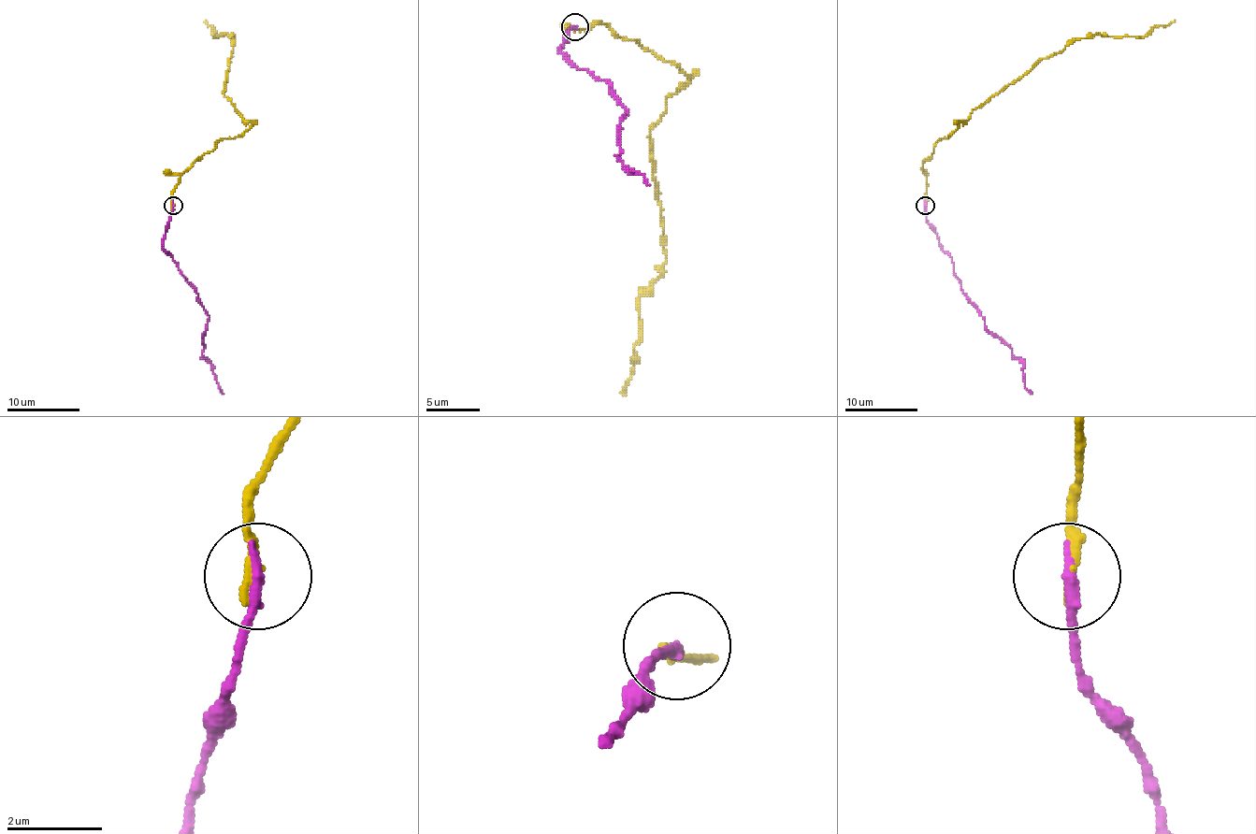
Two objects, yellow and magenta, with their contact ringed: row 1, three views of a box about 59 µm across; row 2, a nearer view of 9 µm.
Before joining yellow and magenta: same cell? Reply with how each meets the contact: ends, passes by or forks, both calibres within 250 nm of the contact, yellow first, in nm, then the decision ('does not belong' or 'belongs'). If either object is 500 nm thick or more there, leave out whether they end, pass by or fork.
yellow ends there; magenta ends there; 200 nm thick on the yellow side, 280 nm on the other; belongs

